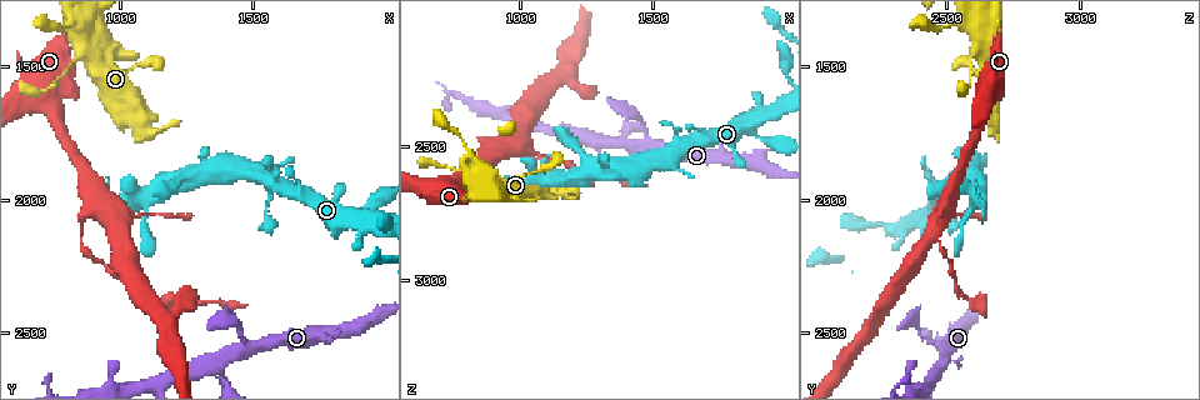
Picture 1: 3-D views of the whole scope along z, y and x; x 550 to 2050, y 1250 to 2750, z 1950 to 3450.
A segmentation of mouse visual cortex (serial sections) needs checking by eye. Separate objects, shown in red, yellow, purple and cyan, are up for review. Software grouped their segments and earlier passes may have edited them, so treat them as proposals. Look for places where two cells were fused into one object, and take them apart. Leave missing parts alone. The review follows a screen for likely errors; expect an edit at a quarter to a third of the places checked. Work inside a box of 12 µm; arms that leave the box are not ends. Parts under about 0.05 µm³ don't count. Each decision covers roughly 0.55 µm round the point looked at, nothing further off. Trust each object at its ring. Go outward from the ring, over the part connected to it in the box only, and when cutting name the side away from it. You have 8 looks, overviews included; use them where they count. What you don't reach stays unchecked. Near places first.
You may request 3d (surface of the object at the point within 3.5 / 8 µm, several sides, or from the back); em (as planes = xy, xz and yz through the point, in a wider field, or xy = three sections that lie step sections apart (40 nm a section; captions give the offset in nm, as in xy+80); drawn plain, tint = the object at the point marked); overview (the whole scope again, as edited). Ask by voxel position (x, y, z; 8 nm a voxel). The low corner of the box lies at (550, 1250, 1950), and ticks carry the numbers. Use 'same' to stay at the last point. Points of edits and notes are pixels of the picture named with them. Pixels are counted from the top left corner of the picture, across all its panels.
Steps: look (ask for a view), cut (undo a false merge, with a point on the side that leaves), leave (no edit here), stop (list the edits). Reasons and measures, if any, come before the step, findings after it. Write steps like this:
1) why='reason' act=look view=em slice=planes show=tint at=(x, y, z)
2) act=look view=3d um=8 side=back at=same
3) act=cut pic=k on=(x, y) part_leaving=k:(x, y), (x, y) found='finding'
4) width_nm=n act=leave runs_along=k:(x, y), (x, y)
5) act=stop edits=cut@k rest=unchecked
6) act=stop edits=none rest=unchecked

act=look view=3d um=3.5 side=back at=(850, 1470, 2580)

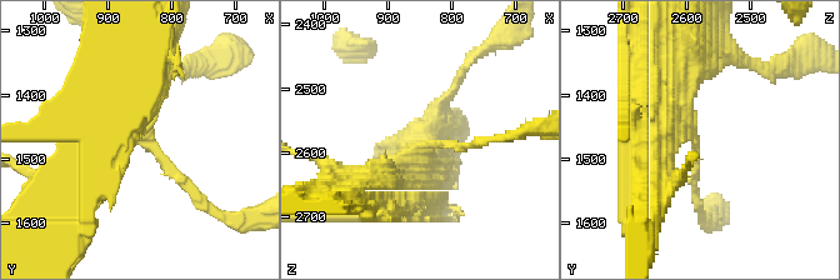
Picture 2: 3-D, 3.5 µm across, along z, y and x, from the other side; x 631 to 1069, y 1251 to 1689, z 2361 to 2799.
arms=3 arm_widths_nm=150,350,600 act=look view=em slice=planes show=plain at=(840, 1470, 2585)

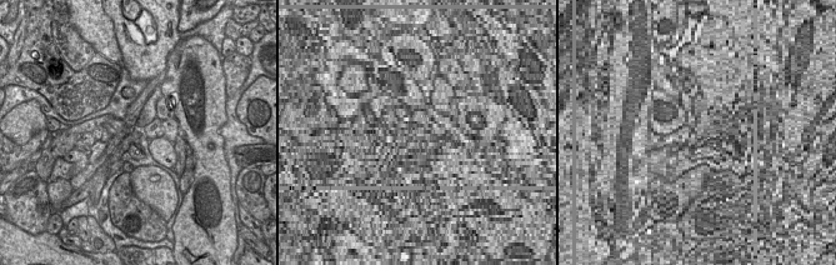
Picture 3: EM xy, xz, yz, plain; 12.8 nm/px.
act=look view=em slice=planes show=tint at=same

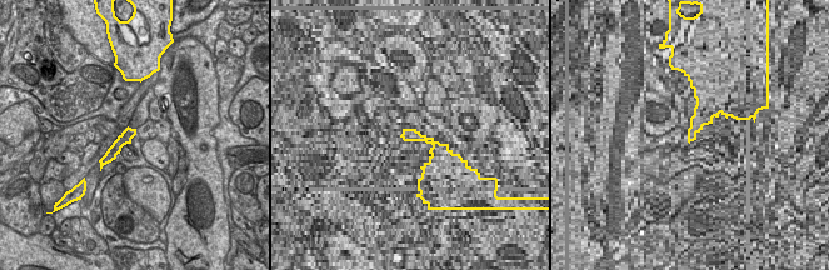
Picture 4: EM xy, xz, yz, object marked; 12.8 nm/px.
act=leave runs_along=2:(106, 143), (134, 108), (199, 204) found='one cell here'

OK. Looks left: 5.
why='four arms meet' act=look view=em slice=xy step=2 show=tint at=(1580, 1940, 2500)

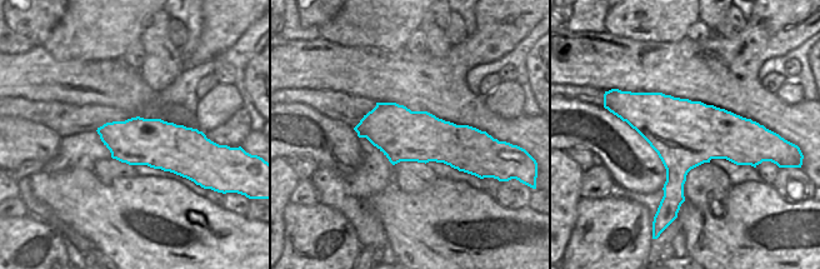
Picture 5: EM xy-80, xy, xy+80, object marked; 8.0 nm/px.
why='see where the arms go' act=look view=3d um=3.5 at=same

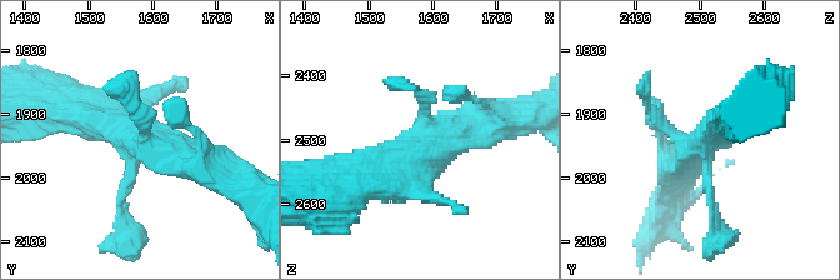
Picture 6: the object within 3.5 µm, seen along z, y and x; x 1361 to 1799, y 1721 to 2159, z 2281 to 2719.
act=leave runs_along=6:(220, 173), (81, 106) found='one cell here'

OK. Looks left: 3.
why='thin neck' act=look view=3d um=3.5 at=(1460, 2500, 2390)

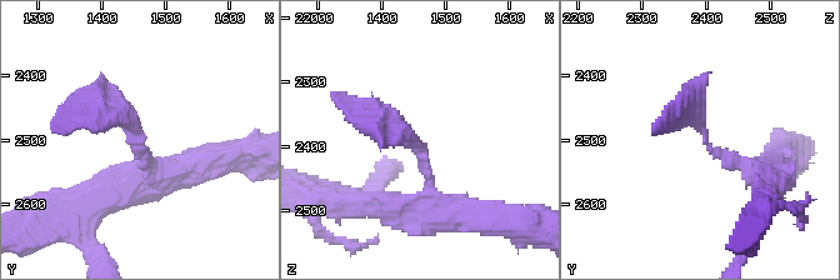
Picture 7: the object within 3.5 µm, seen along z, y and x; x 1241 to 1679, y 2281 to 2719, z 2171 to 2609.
why='now the EM' act=look view=em slice=xy step=2 show=tint at=(1455, 2500, 2400)

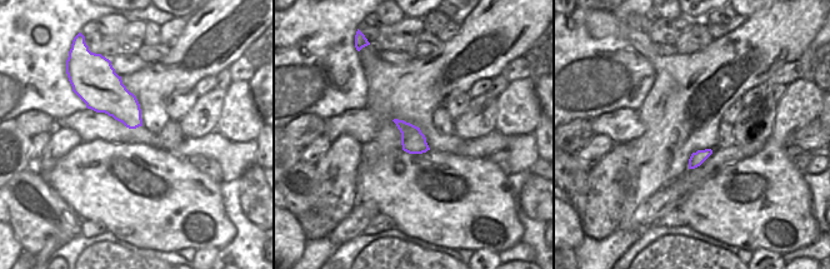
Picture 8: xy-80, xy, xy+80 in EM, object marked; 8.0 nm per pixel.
act=leave runs_along=7:(438, 215), (419, 144), (354, 113) found='all the same cell'

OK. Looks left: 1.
act=stop edits=none rest=unchecked

